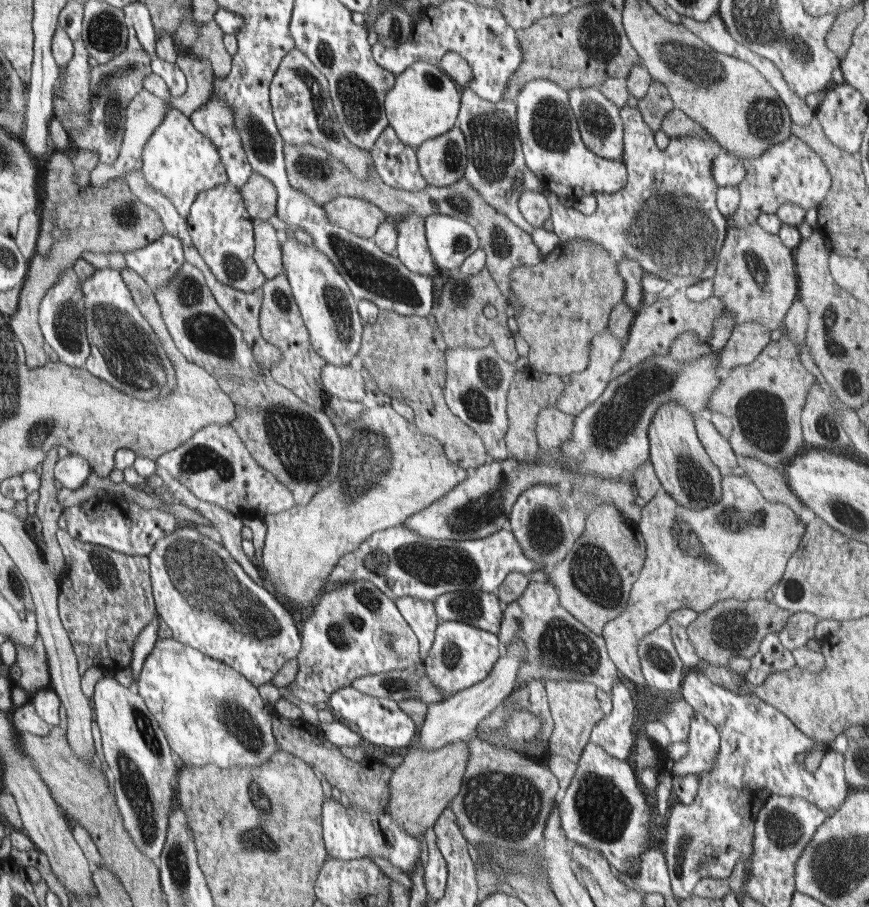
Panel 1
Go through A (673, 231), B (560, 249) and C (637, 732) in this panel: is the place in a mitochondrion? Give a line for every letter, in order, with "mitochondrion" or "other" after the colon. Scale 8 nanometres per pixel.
A: mitochondrion
B: other
C: other

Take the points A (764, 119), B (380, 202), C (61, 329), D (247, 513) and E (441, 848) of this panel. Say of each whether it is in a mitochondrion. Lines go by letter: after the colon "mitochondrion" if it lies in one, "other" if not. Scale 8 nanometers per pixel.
A: mitochondrion
B: other
C: mitochondrion
D: other
E: other

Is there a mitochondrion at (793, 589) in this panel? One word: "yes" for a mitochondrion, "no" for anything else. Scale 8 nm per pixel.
no

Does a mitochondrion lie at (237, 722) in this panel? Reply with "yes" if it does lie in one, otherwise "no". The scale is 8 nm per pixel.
yes

